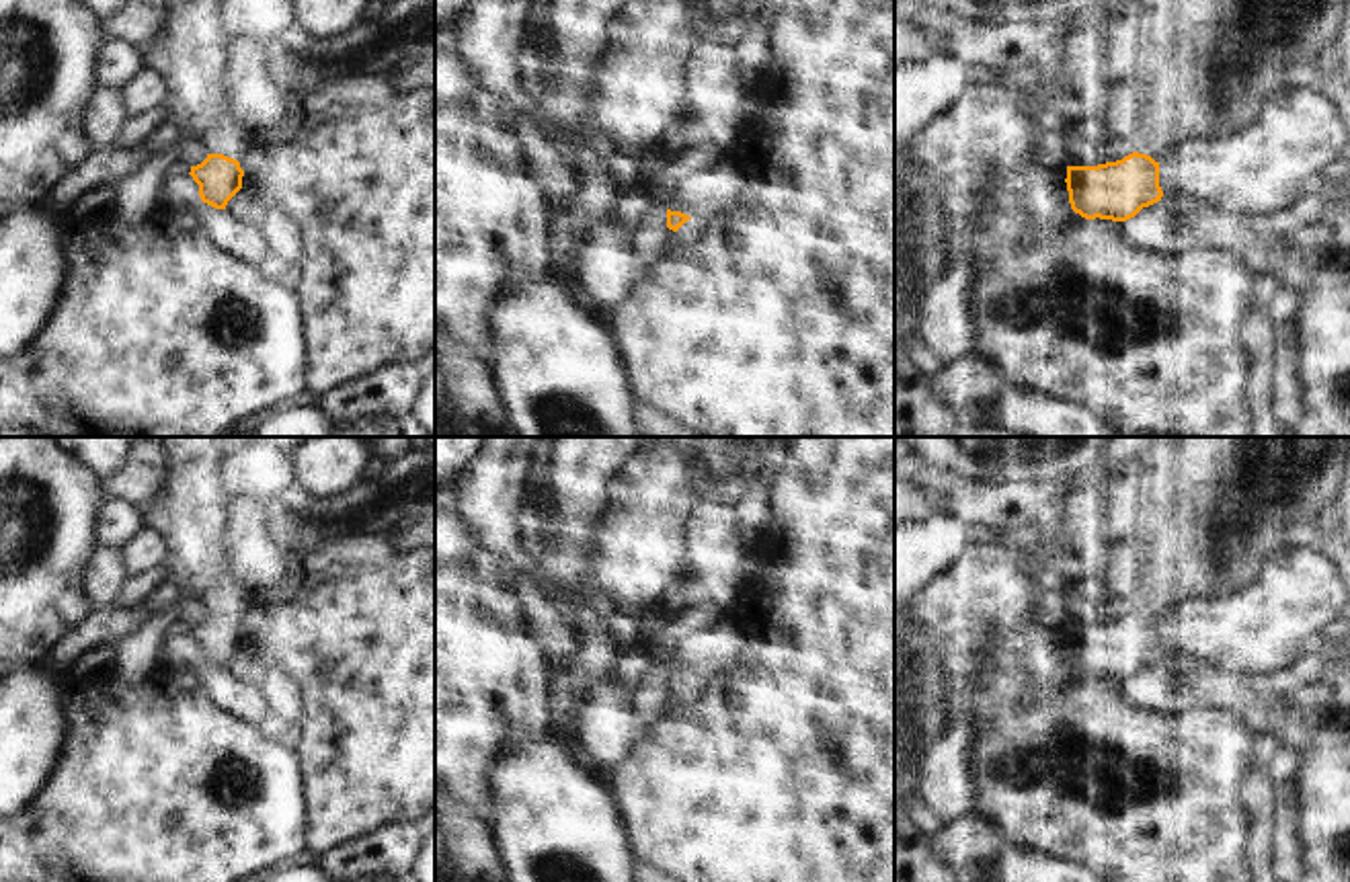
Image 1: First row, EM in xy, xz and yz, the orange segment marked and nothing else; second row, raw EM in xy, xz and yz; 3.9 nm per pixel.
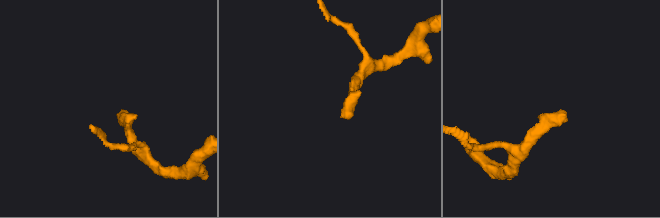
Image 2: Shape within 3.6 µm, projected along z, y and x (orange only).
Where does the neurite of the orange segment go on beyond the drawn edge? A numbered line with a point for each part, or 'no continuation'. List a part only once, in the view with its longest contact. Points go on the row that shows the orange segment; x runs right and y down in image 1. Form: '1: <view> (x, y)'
1: xy (189, 56)

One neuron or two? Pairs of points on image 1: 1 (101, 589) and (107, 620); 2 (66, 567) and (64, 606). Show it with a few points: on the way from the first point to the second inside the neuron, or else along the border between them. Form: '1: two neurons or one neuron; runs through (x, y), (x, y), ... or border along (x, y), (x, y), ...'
1: two neurons; border along (111, 604), (101, 608)
2: one neuron; runs through (64, 577), (64, 595)

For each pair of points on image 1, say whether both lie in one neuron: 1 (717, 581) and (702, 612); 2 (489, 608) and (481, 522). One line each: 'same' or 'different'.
1: different
2: different

